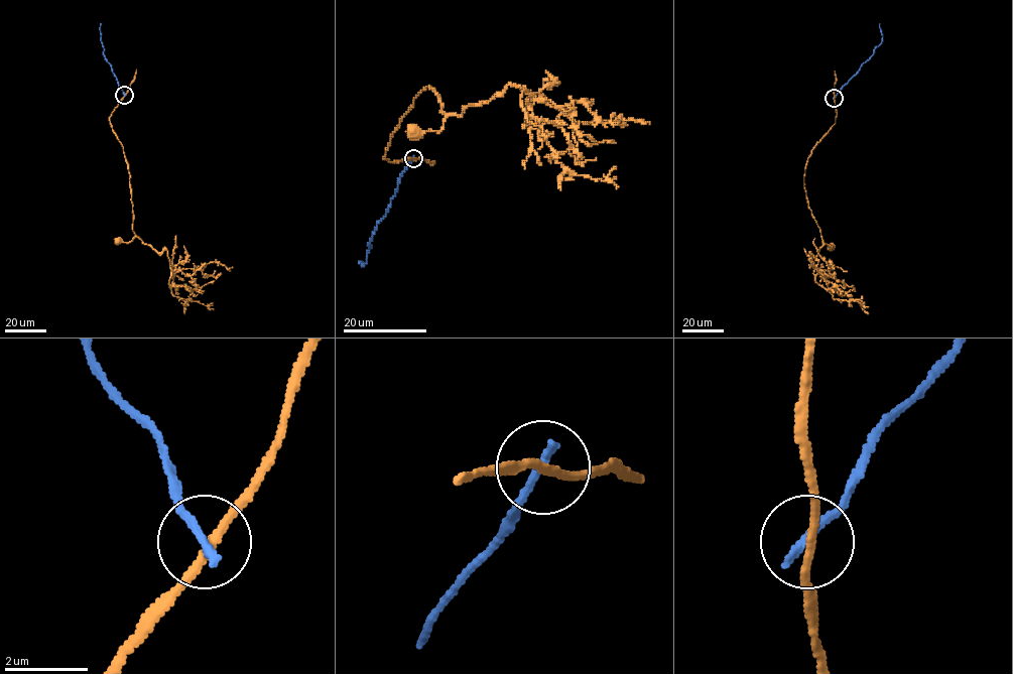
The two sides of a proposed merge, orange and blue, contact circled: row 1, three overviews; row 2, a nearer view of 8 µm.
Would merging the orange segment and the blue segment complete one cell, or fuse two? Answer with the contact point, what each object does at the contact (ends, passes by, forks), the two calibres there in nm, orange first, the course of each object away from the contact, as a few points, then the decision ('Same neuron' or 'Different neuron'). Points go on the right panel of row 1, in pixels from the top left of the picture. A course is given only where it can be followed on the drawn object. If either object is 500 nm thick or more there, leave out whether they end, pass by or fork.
Place: (834, 98). At the ring orange passes by. At the ring blue ends. Thickness 190 nm (orange) against 240 nm. Course of orange: (834, 98), (835, 124), (812, 150), (804, 180), (807, 207), (822, 241), (831, 246). Course of blue: (834, 98), (881, 43), (880, 24). Different neuron

